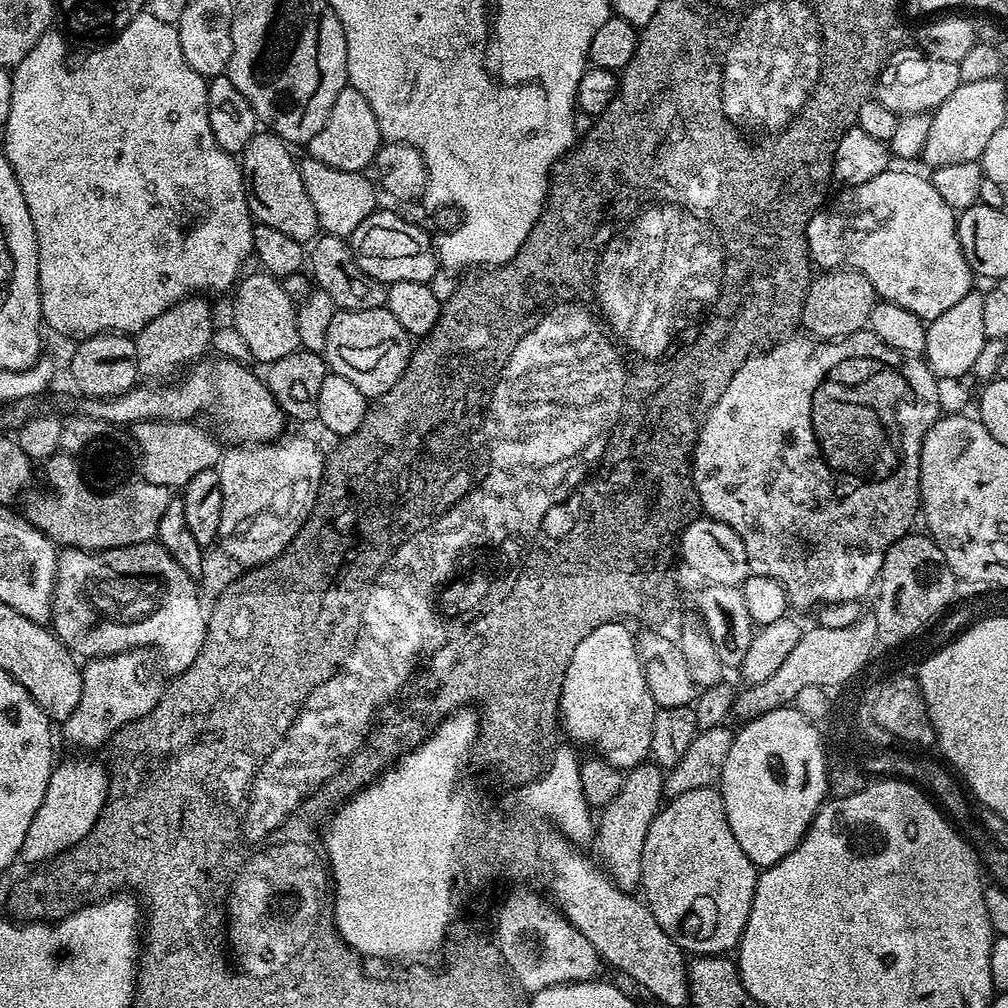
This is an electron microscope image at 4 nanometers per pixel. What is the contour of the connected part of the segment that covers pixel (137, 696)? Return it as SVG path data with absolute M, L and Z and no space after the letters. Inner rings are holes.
M133 648L131 652L97 656L83 665L80 674L82 698L74 714L62 721L64 736L74 747L100 748L103 744L105 747L120 728L141 720L146 714L150 714L150 710L154 710L154 706L158 706L164 696L166 684L165 681L160 681L161 673L154 656L152 661L152 656L151 651Z

